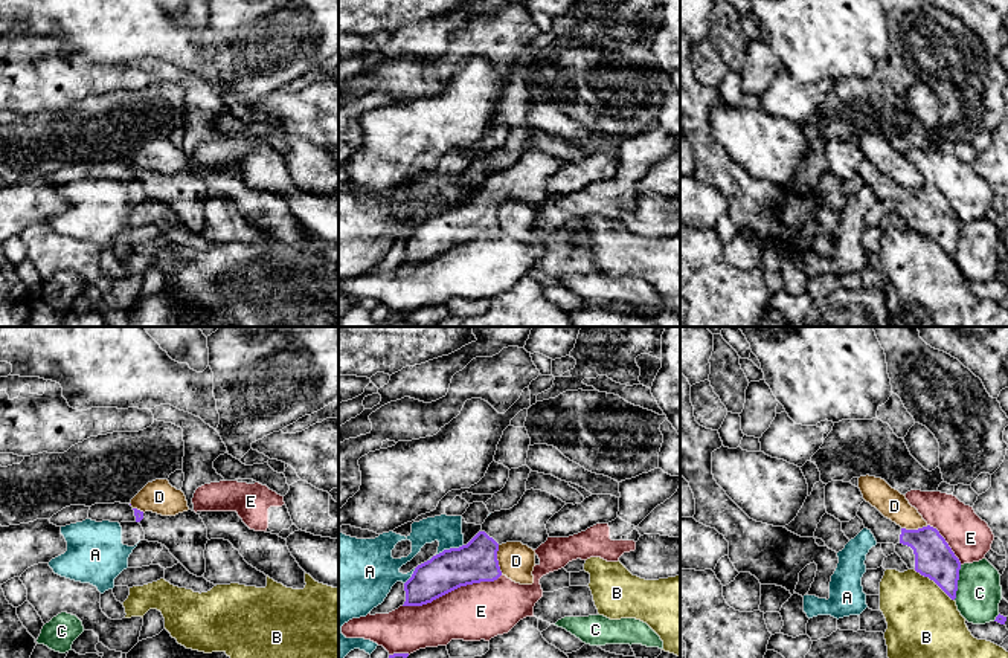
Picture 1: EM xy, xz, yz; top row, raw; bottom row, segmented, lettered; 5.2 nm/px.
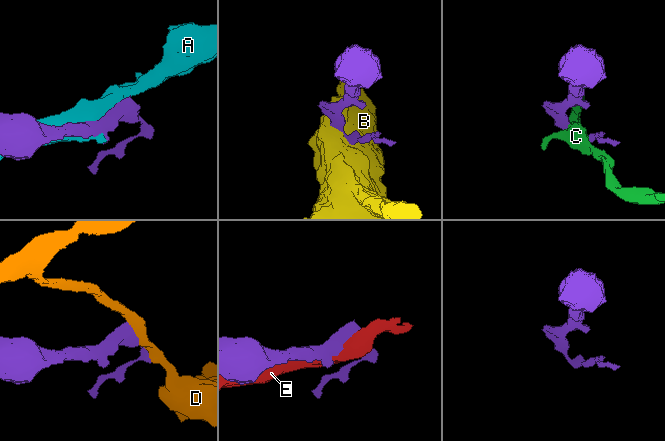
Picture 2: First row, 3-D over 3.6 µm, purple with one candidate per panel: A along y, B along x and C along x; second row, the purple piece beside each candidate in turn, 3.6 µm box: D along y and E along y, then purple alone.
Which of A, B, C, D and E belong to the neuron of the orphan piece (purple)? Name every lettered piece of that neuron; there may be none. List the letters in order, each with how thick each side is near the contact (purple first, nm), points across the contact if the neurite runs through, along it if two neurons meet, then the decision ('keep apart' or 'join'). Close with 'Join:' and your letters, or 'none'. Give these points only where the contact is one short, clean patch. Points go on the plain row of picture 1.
A: 220/160 nm | keep apart
B: 200/400 nm | keep apart
C: 200/240 nm | keep apart
D: 220/190 nm | keep apart
E: 220/300 nm | keep apart
Join: none

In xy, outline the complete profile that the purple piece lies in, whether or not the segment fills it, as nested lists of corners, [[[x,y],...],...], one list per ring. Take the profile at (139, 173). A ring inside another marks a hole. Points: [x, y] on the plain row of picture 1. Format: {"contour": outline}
{"contour": [[[133,168],[136,180],[145,189],[145,198],[165,203],[191,232],[204,234],[204,208],[209,197],[200,173],[188,168],[175,174],[162,174],[152,169]]]}

